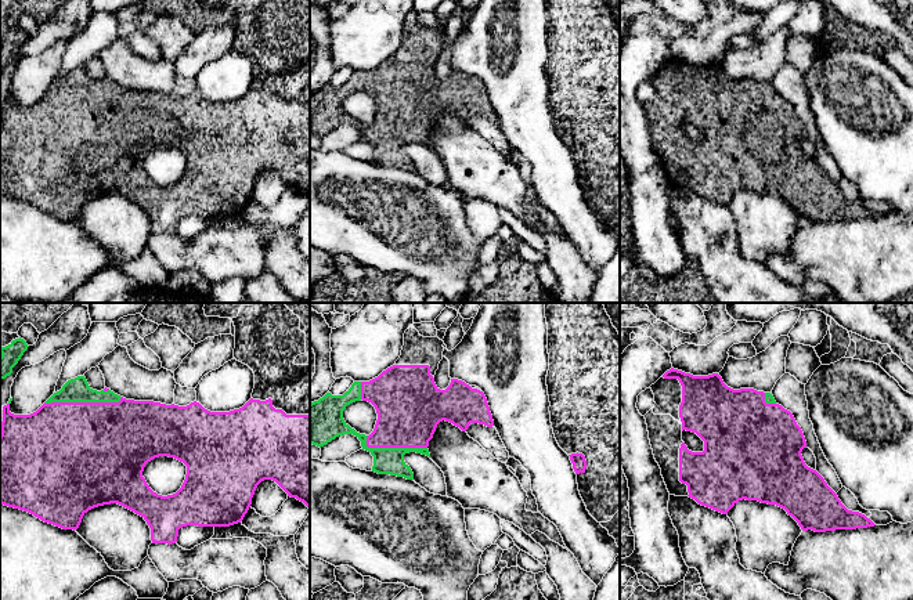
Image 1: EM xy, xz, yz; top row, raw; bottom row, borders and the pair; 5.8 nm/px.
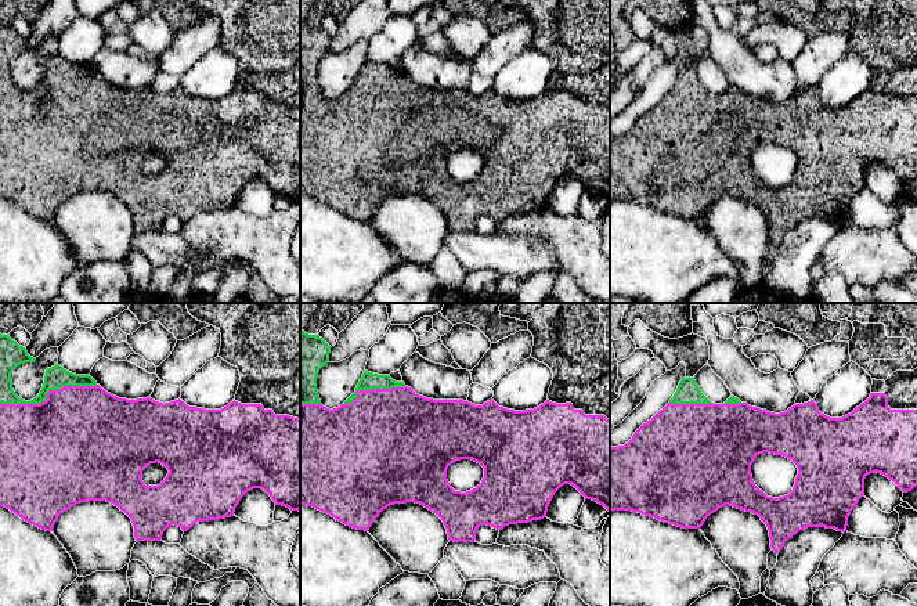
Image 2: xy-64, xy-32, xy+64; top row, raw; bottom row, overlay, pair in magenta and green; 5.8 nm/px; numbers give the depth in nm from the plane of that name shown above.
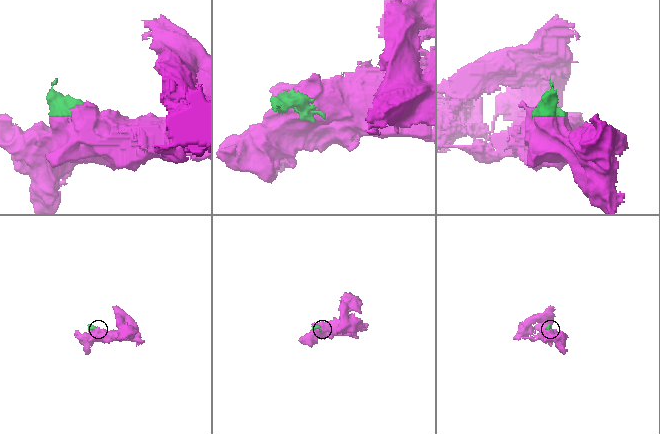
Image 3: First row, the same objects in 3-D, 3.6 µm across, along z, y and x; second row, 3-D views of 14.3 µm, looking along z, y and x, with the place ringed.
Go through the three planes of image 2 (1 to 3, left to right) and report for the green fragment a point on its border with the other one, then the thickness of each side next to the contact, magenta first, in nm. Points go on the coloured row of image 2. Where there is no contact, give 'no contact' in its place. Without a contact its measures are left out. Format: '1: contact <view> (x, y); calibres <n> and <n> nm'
1: contact xy-64 (47, 395); calibres 480 and 130 nm
2: contact xy-32 (371, 389); calibres 480 and 100 nm
3: contact xy+64 (690, 404); calibres 500 and 140 nm

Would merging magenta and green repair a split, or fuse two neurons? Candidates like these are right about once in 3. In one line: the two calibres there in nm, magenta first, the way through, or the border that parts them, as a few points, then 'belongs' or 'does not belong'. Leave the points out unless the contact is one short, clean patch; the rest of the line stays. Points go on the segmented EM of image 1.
500 nm thick on the magenta side, 140 nm on the other; belongs

